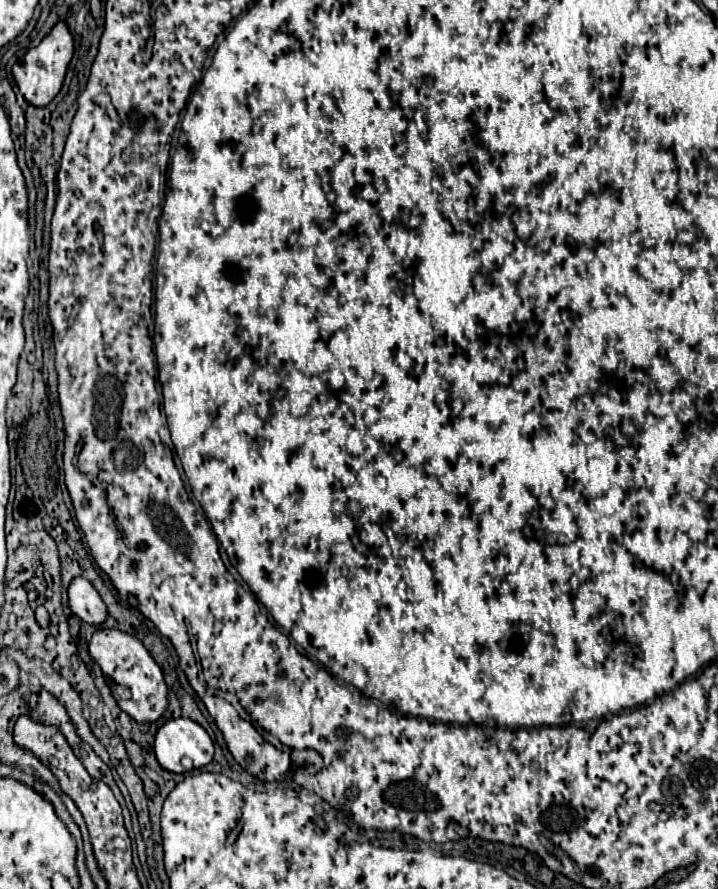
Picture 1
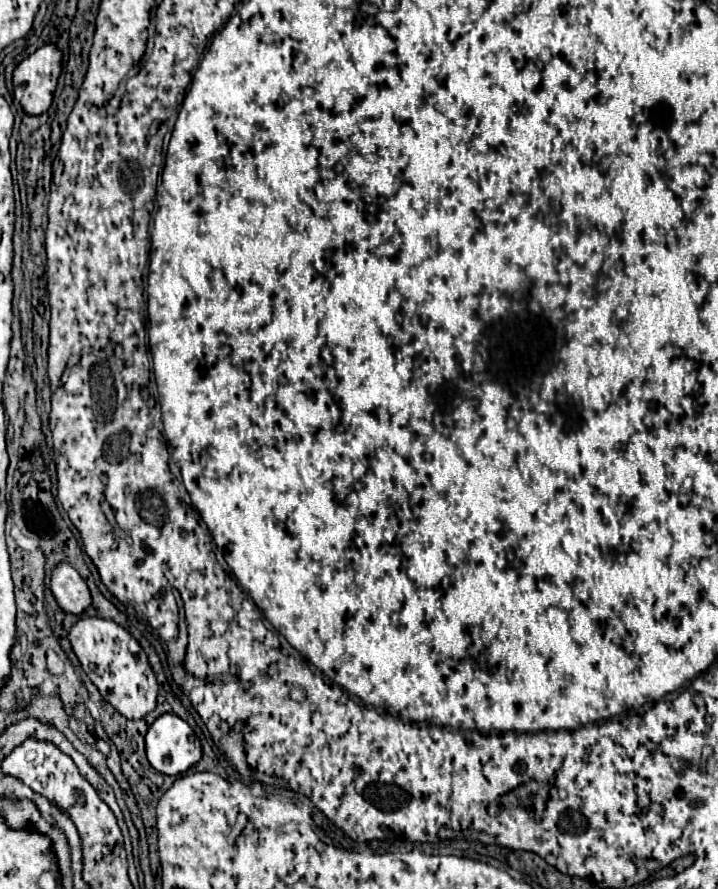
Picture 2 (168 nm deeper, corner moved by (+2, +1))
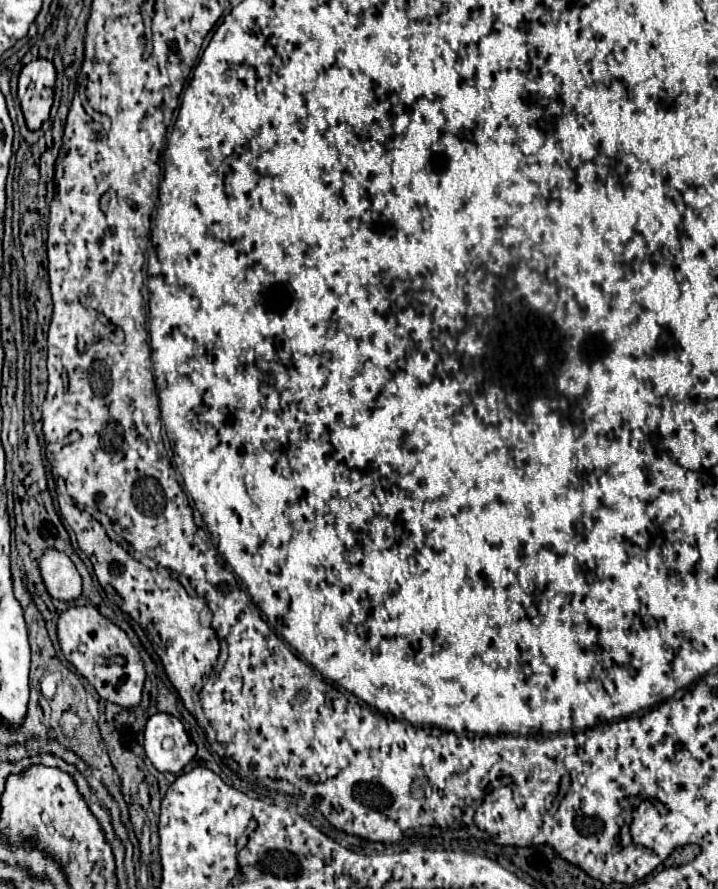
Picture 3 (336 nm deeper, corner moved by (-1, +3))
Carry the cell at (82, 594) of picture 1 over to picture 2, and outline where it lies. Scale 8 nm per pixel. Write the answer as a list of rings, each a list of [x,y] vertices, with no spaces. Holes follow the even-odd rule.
[[[60,563],[52,571],[52,593],[58,605],[72,615],[82,615],[92,605],[92,595],[86,581],[68,563]]]

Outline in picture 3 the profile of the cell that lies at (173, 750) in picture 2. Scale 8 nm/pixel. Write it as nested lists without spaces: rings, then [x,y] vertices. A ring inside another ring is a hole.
[[[155,713],[145,725],[145,755],[157,771],[181,773],[195,757],[197,747],[191,743],[183,723],[167,713]]]

